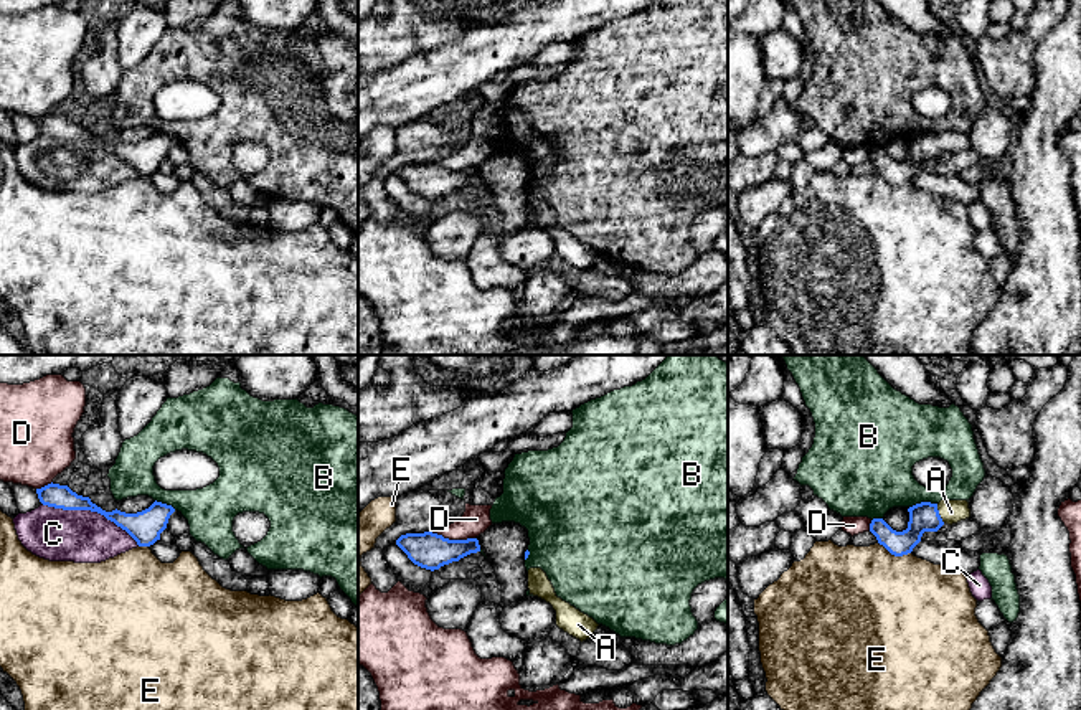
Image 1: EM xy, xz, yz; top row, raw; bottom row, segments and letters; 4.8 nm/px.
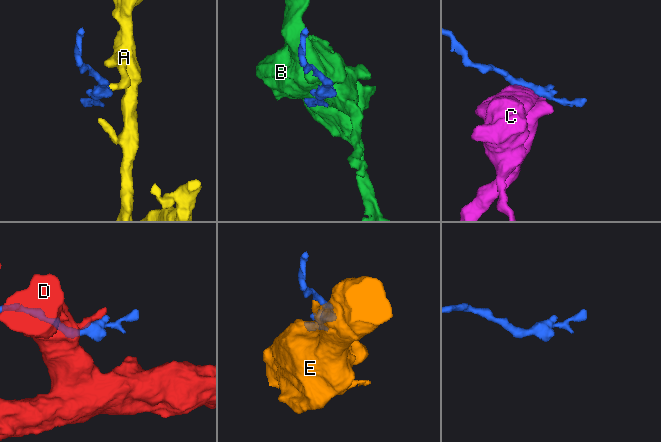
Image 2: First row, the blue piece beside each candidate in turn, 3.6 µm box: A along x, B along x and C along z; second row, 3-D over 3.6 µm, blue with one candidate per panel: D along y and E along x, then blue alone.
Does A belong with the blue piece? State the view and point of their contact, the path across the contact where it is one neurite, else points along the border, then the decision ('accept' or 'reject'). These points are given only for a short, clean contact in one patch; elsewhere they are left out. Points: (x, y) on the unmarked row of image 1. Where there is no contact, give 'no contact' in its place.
yz (938, 144) | across yz (923, 147), (938, 144), (951, 142) | accept

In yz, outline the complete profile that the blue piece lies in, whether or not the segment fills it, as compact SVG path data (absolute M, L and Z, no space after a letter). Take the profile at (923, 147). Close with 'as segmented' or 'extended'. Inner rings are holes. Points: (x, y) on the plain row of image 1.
M967 130L921 132L908 139L909 152L903 162L893 160L883 149L873 149L870 162L891 185L913 182L924 162L937 162L944 154L952 155L970 147Z | extended

